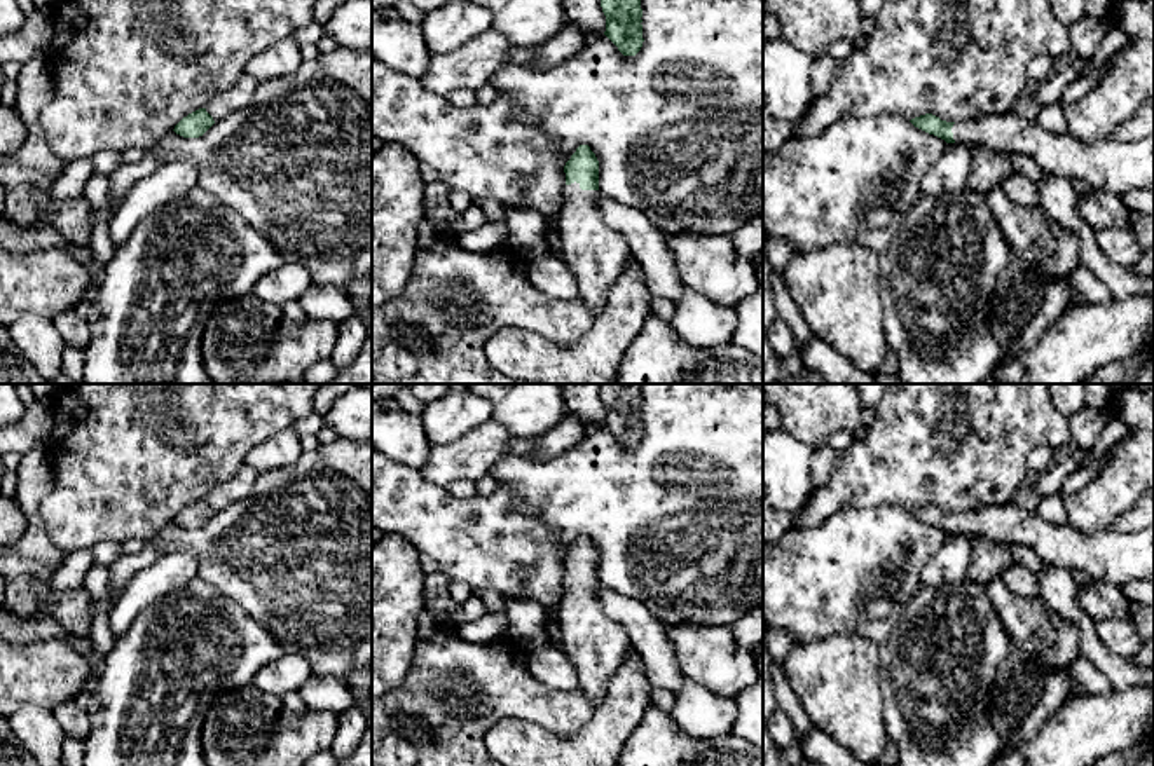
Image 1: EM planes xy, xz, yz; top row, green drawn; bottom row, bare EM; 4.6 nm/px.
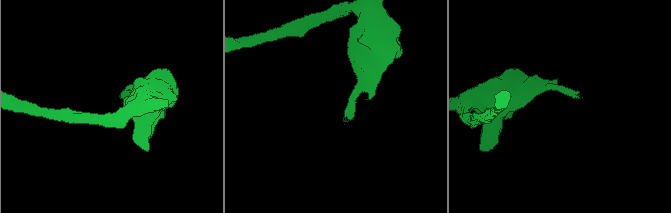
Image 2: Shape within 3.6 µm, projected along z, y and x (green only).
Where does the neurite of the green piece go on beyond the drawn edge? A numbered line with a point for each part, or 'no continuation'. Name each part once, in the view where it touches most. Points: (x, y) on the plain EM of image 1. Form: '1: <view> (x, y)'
1: xz (596, 644)

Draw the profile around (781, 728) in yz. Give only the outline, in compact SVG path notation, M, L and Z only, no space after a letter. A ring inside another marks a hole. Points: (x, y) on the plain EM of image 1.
M779 707L768 721L768 731L779 750L784 750L796 743L796 731L791 717Z

